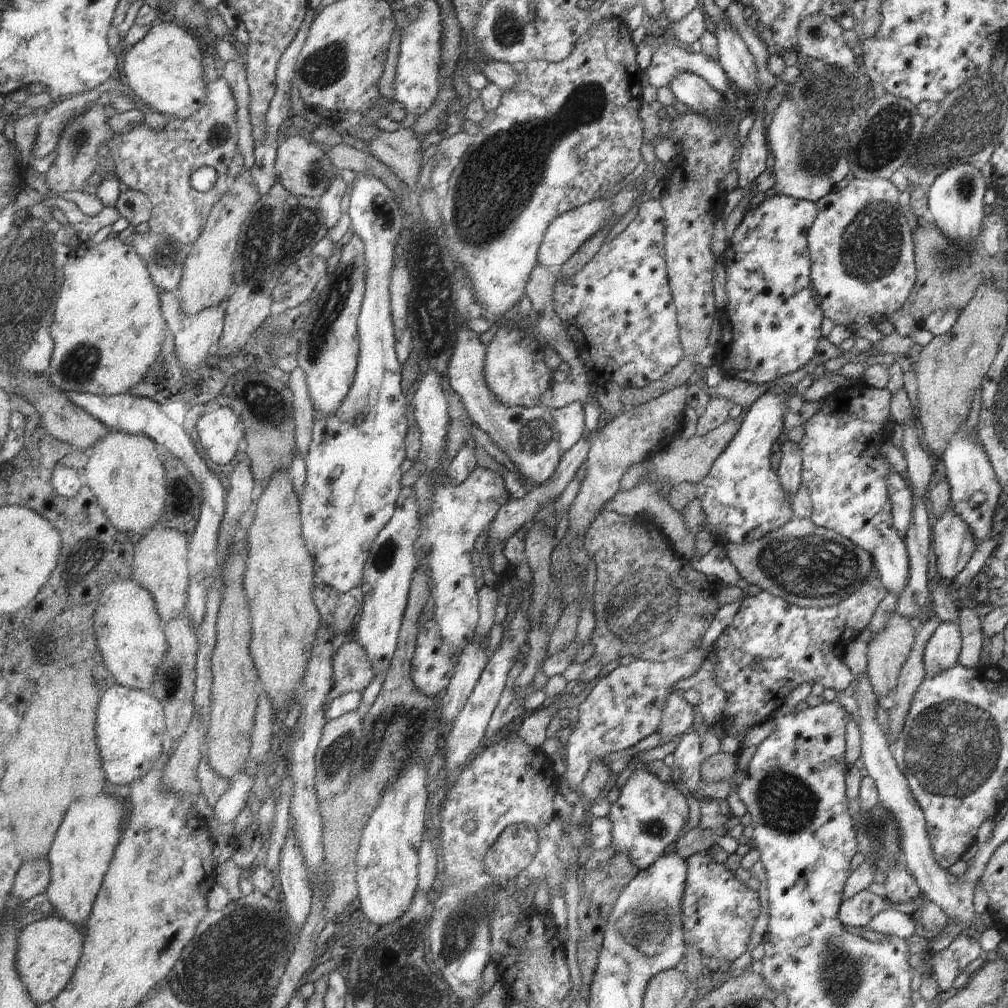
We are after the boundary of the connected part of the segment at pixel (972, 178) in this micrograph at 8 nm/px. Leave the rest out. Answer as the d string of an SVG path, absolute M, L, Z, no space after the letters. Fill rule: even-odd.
M951 164L927 188L928 216L947 240L960 245L961 252L967 244L973 244L981 230L982 198L986 188L980 169L971 164Z

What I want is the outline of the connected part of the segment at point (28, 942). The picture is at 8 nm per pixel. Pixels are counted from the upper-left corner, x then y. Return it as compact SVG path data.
M61 916L34 922L19 933L16 963L21 980L38 1004L54 1001L72 982L84 955L84 938L71 922Z

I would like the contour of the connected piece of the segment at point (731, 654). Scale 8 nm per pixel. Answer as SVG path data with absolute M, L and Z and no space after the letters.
M871 567L857 592L827 608L798 607L765 591L754 596L746 595L733 620L721 630L721 634L711 646L717 656L717 664L713 666L715 682L725 694L722 718L730 722L729 735L741 734L747 728L764 722L771 712L780 708L789 692L803 682L821 684L824 688L835 691L847 691L853 676L843 664L842 651L848 641L859 636L859 632L867 626L873 616L873 610L885 594L885 587L878 579L875 568Z

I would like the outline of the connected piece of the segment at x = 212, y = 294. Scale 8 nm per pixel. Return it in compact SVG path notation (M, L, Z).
M243 167L237 178L231 182L227 195L216 204L205 224L205 232L190 247L189 258L185 261L183 280L177 295L183 304L183 312L199 314L209 306L226 303L234 291L233 265L240 246L241 230L255 204L260 200L260 189L257 188L252 171Z

